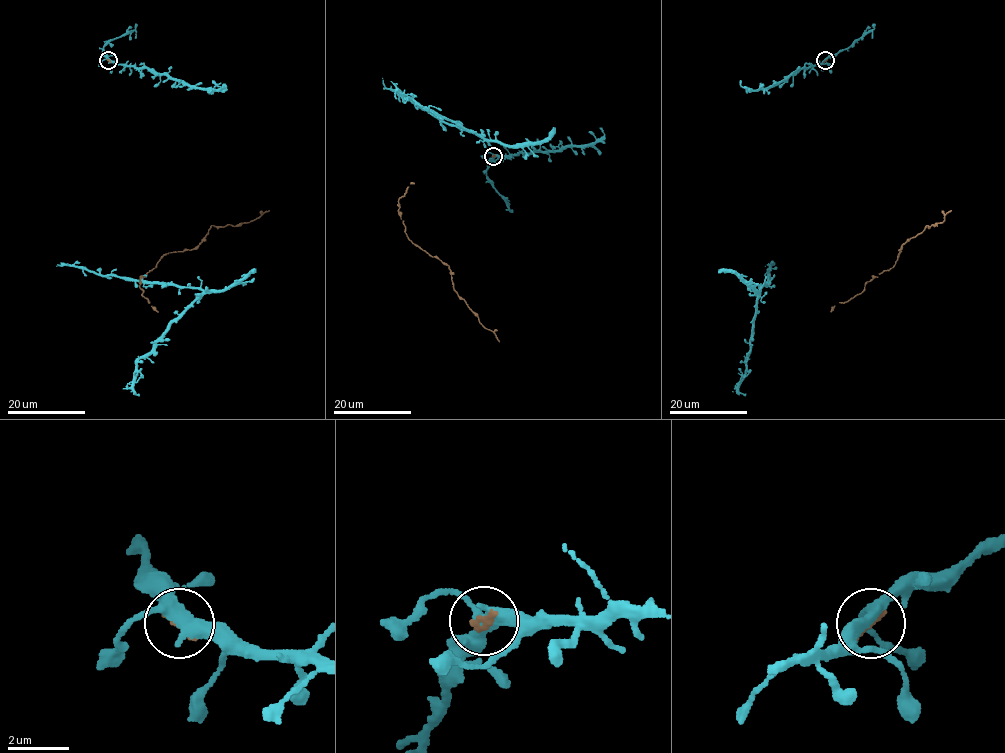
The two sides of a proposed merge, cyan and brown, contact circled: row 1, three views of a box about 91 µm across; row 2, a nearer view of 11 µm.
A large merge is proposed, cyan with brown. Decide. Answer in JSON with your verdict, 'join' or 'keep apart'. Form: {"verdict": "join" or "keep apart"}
{"verdict": "join"}

